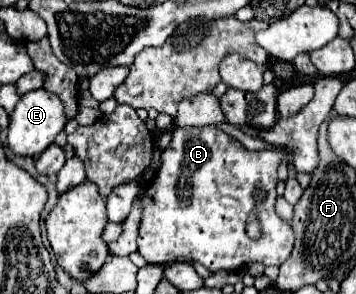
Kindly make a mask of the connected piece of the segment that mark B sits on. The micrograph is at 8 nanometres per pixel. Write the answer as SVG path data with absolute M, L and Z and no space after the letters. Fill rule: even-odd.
M218 126L202 128L176 128L170 146L162 152L160 168L154 182L144 190L142 196L142 222L138 234L138 252L150 264L172 264L178 258L190 258L190 262L200 262L208 270L240 270L250 262L260 262L264 266L280 266L294 248L292 226L278 218L274 212L276 202L276 170L280 164L280 152L276 150L248 150L228 132ZM254 190L266 190L266 200L262 204L254 202ZM250 212L260 216L262 238L252 240L246 236L244 224Z

